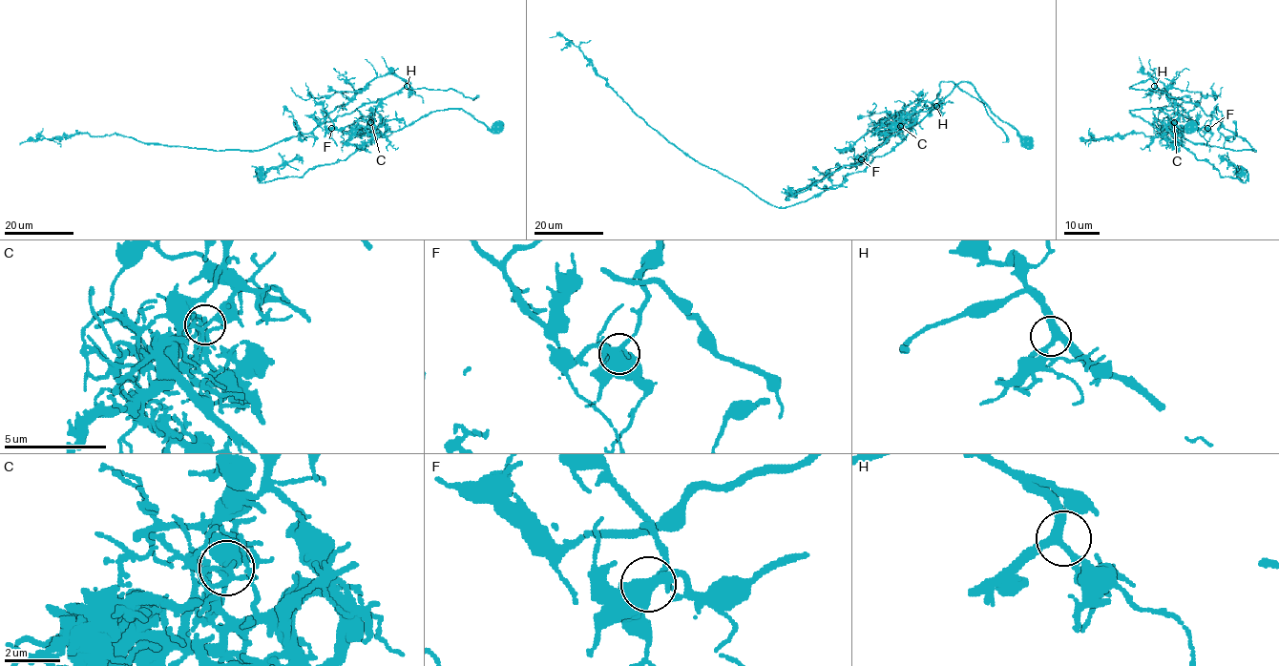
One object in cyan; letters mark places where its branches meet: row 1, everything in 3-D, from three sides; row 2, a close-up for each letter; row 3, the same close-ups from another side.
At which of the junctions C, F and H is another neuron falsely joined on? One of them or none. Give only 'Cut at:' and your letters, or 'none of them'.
Cut at: C

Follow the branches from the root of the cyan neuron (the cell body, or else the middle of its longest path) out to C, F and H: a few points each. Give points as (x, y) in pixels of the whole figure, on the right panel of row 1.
C: (1188, 126), (1182, 129), (1161, 109), (1130, 111), (1159, 131), (1166, 125), (1171, 128), (1173, 122)
F: (1188, 126), (1182, 129), (1161, 109), (1130, 111), (1159, 131), (1177, 113), (1199, 129), (1207, 128)
H: (1188, 126), (1182, 129), (1161, 109), (1130, 112), (1159, 131), (1164, 126), (1175, 114), (1177, 104), (1154, 86)

